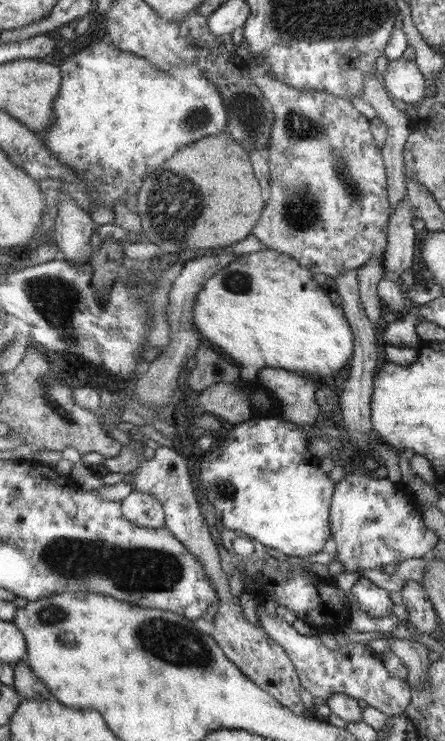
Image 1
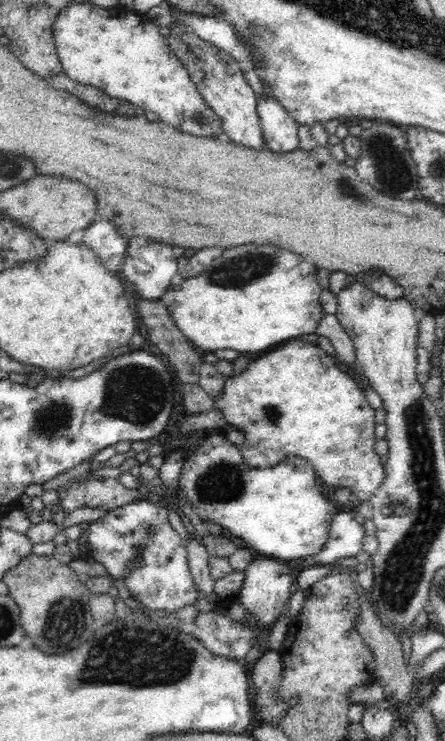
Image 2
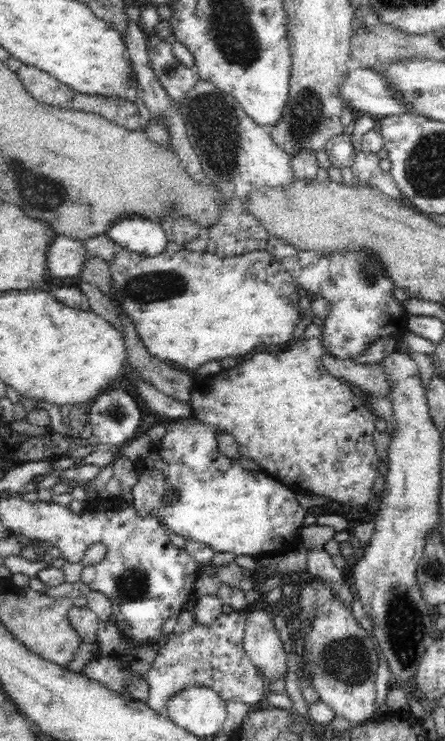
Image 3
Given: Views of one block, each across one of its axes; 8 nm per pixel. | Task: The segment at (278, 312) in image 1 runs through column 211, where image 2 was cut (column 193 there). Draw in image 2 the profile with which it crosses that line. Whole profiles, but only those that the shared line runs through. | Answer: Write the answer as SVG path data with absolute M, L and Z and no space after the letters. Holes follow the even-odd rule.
M270 244L229 247L195 278L184 279L179 285L176 282L171 284L176 298L168 309L172 311L172 319L182 334L201 354L226 348L234 348L238 352L274 350L296 336L316 333L316 328L325 315L320 303L322 288L317 282L318 270L317 266L310 264L302 256Z

